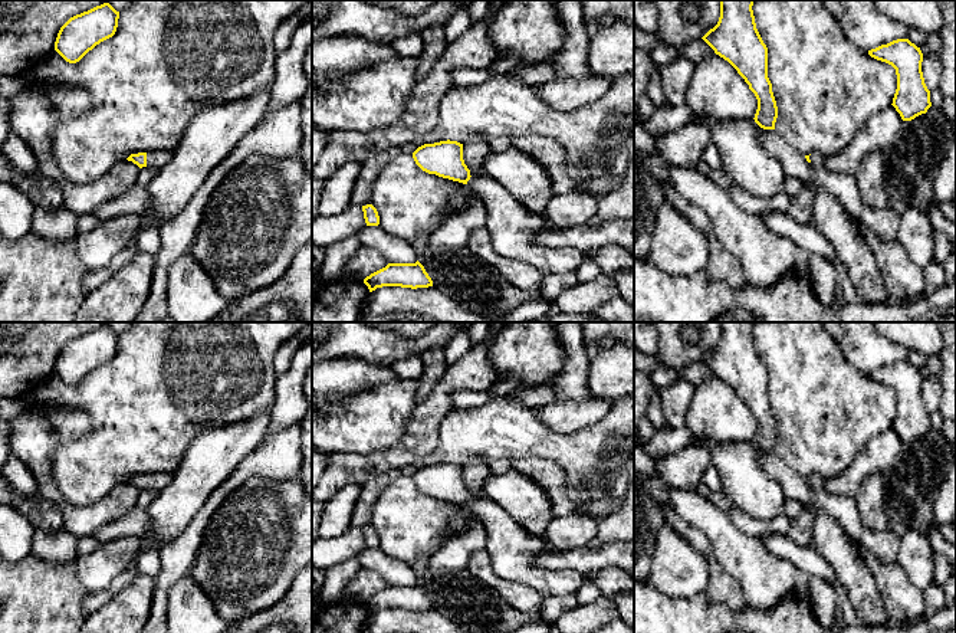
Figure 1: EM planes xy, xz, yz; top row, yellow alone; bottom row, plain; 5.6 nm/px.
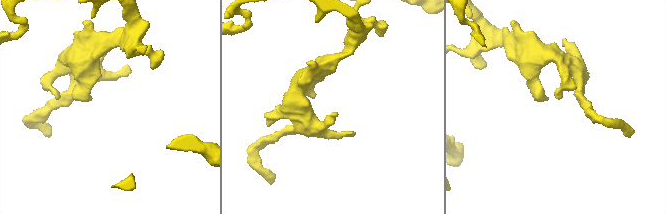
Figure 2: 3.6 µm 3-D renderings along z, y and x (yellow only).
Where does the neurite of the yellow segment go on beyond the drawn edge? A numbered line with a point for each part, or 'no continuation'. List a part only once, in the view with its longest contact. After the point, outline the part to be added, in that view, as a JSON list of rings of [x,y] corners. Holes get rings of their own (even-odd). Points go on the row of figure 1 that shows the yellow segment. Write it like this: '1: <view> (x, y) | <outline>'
1: xy (157, 158) | [[[171,151],[147,152],[147,167],[154,167],[157,170],[161,170],[168,163],[170,158],[171,158]]]

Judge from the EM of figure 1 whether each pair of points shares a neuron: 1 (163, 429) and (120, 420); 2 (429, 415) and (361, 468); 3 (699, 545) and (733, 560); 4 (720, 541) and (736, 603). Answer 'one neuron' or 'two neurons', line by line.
1: one neuron
2: one neuron
3: two neurons
4: two neurons

